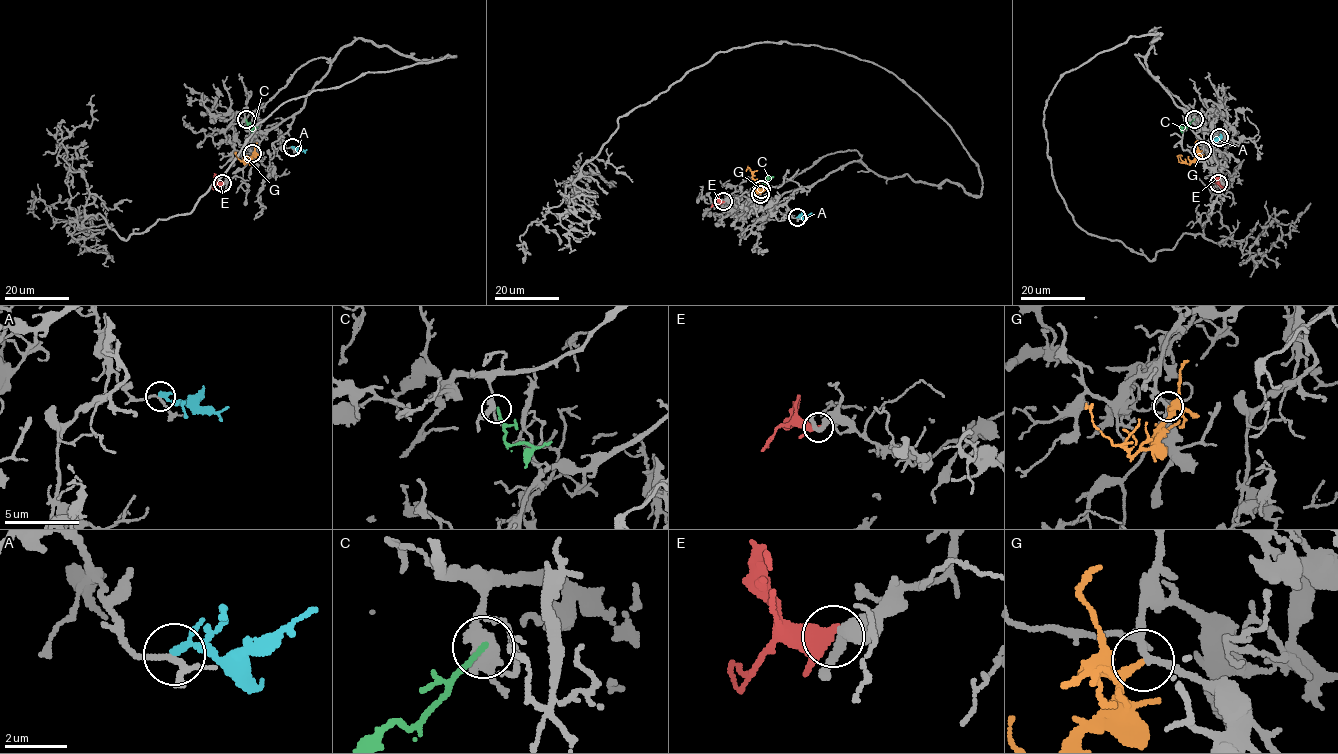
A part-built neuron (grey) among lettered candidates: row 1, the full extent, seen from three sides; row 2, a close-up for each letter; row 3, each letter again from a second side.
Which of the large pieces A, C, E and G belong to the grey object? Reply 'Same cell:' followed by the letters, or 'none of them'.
Same cell: G

